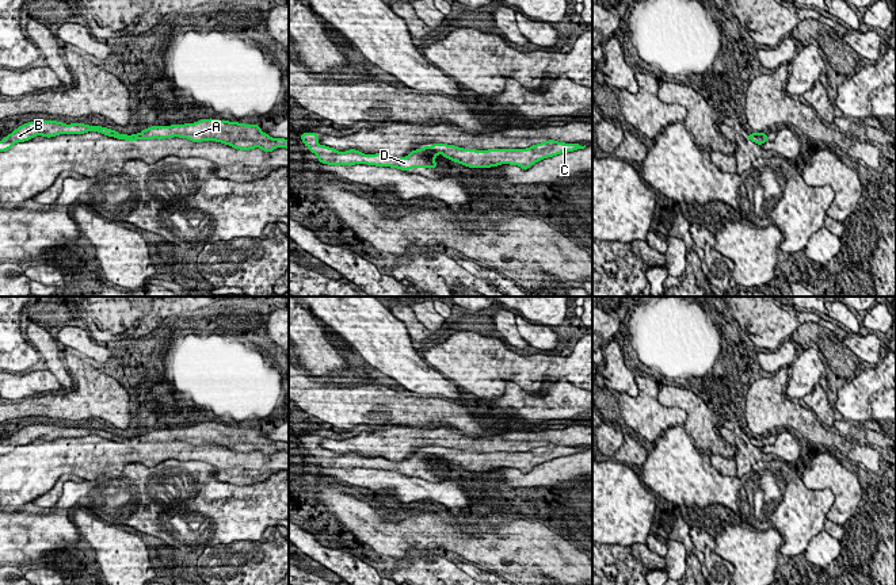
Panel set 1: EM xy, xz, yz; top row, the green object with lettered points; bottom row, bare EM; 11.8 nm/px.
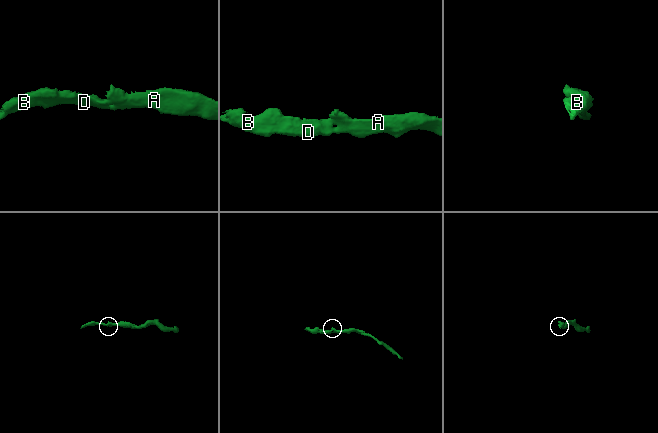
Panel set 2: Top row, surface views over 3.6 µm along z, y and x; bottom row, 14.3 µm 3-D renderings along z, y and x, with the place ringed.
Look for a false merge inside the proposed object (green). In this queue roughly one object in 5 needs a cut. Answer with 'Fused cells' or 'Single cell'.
Single cell

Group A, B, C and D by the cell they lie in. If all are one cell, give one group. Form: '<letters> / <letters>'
A B C D

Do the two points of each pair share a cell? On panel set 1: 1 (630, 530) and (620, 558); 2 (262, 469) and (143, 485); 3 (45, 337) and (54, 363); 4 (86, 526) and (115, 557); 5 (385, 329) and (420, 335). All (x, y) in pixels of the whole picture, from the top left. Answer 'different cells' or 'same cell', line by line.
1: different cells
2: different cells
3: same cell
4: same cell
5: different cells

